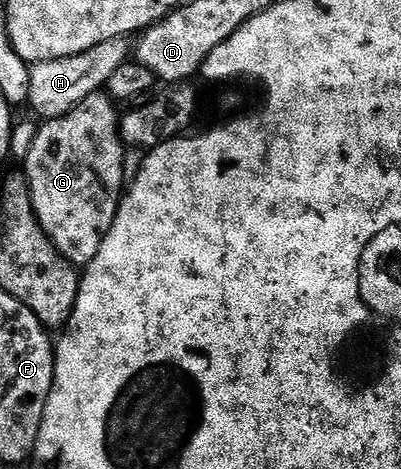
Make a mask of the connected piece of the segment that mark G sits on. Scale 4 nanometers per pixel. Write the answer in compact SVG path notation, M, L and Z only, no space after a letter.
M97 93L86 97L86 101L79 103L69 115L63 115L57 119L49 119L41 122L39 125L40 132L32 139L32 144L28 147L28 171L26 170L26 178L28 188L30 189L30 198L32 198L32 208L38 217L38 221L42 225L42 229L48 235L48 239L56 246L56 250L60 252L63 259L70 260L73 265L86 265L98 253L98 249L102 245L102 241L106 237L106 233L112 227L112 222L116 216L116 211L120 207L120 200L125 194L126 186L123 183L123 161L126 154L126 147L121 142L120 137L120 119L118 112L116 113L117 104L111 95L107 93Z

